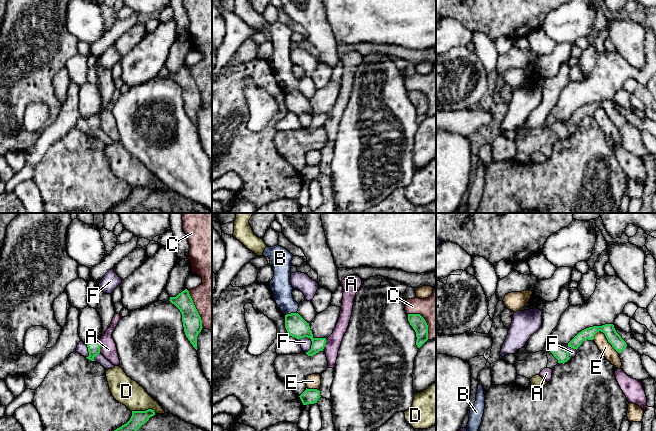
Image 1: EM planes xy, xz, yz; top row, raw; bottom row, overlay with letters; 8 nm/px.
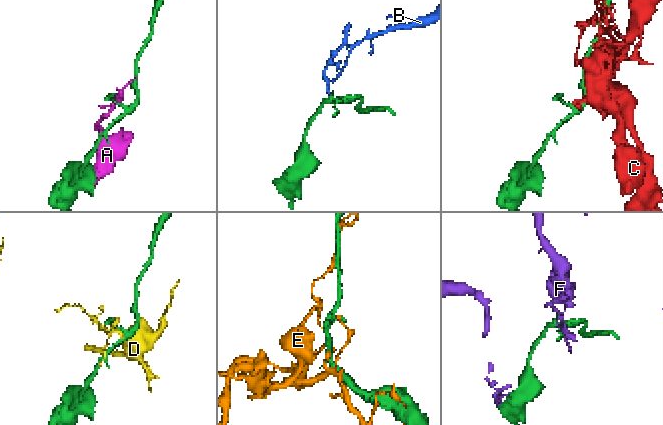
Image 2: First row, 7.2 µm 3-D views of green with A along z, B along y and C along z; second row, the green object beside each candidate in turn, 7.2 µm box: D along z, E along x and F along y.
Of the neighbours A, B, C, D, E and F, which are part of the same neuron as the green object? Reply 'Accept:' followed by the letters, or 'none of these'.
Accept: none of these

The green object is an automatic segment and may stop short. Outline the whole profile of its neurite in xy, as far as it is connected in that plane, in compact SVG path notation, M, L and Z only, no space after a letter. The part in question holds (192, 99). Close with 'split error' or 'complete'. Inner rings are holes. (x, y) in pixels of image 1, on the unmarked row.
M185 65L176 73L170 73L169 77L180 86L185 111L197 126L197 112L203 103L201 93L193 79L189 67Z; complete

